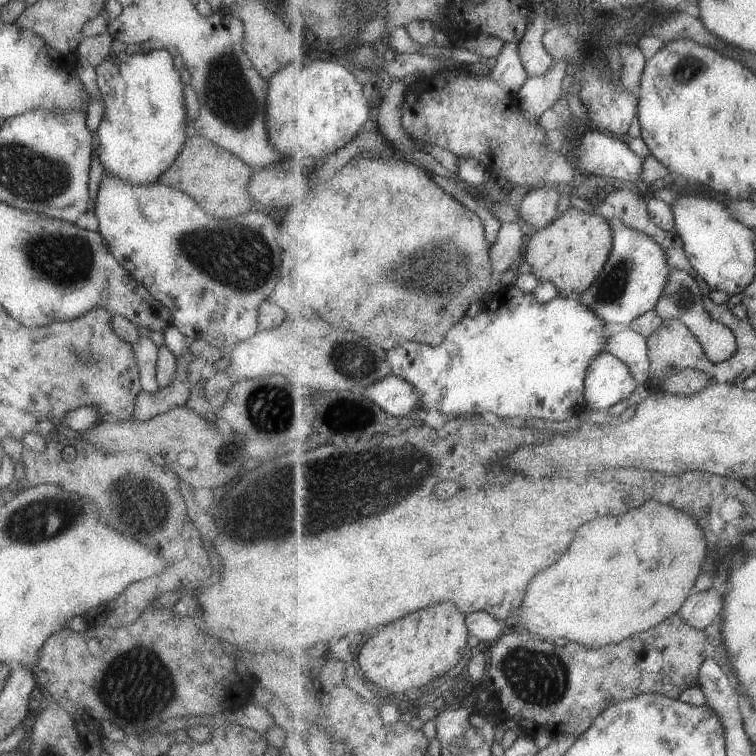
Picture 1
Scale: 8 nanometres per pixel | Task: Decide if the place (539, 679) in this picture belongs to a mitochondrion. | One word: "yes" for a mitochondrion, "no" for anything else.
yes

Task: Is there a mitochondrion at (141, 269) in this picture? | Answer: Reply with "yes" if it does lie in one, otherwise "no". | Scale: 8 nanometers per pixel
no

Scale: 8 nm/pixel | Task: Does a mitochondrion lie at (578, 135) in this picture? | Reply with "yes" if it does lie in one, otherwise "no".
no

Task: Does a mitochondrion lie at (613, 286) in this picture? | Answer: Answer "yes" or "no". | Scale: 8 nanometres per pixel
yes

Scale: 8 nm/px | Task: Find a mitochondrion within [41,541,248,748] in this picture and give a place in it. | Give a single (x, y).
(132, 677)

